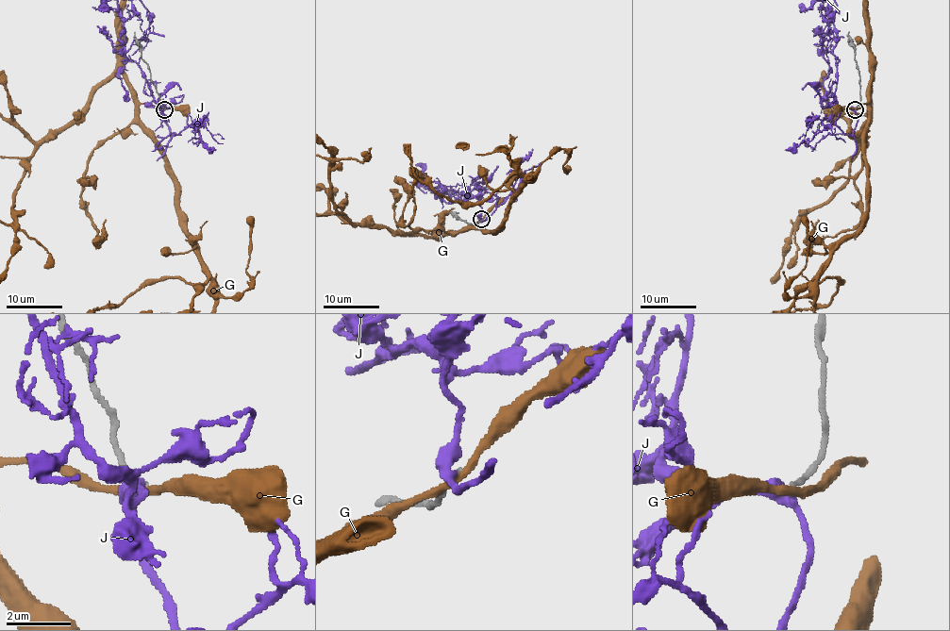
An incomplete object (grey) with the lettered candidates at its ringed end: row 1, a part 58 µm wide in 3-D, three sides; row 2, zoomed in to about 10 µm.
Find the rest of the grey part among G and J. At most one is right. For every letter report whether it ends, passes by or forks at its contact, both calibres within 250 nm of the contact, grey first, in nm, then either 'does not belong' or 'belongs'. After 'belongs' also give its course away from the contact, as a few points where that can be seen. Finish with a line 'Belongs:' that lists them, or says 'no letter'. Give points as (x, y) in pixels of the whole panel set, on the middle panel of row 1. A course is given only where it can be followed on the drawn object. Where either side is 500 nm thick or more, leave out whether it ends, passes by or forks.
G: it passes by | 190/240 nm | does not belong
J: it passes by | 150/320 nm | belongs | via (480, 218), (482, 207), (474, 196), (450, 204), (429, 190), (447, 193), (441, 189), (426, 190), (424, 193)
Belongs: J

